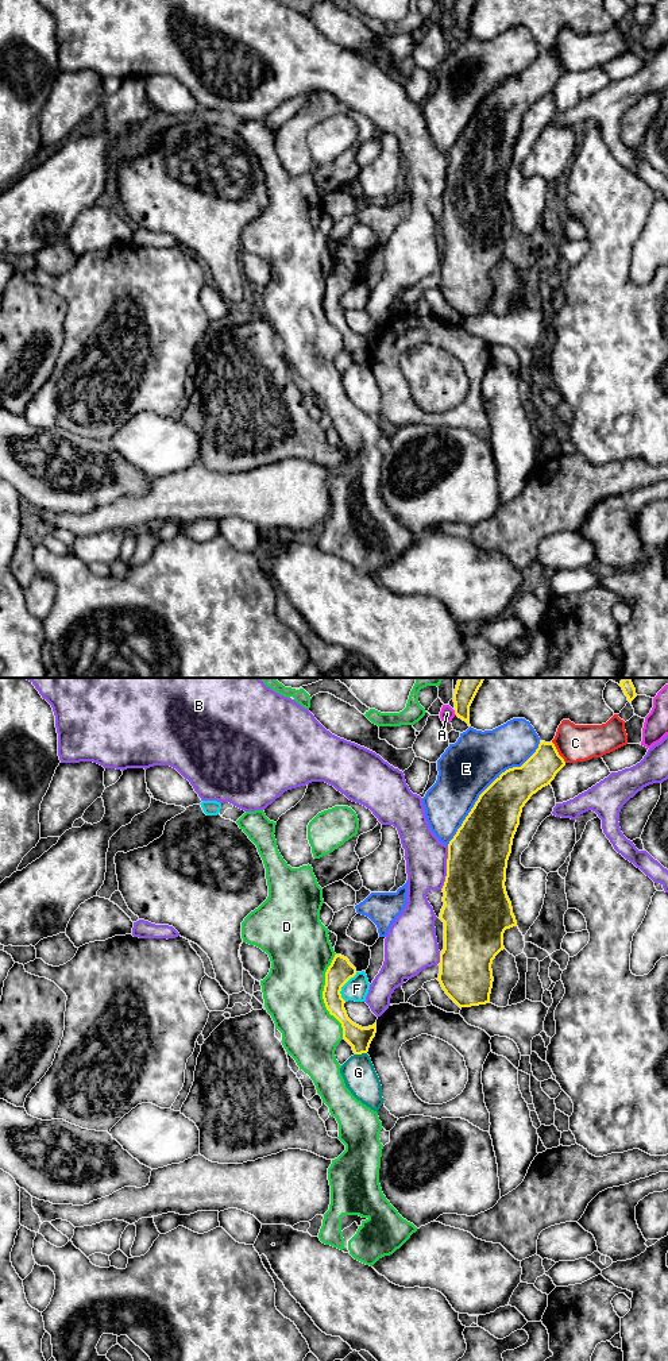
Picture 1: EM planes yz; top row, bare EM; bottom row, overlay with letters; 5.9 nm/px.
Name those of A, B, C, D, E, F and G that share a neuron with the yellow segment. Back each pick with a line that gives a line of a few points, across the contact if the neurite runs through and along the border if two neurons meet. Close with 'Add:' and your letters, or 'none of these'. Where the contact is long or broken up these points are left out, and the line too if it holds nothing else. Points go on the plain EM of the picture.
Add: none of these

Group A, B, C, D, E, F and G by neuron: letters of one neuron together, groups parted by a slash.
A / B / C / D / E / F / G

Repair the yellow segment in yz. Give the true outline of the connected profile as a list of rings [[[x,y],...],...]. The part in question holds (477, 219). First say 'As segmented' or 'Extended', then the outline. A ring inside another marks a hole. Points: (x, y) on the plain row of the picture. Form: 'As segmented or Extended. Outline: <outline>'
As segmented. Outline: [[[540,50],[536,61],[521,76],[502,81],[479,104],[448,153],[447,185],[441,197],[444,215],[439,225],[444,231],[444,258],[437,289],[460,317],[490,312],[493,269],[505,258],[505,239],[517,235],[505,190],[522,116],[533,103],[551,93],[564,74],[555,53]]]

